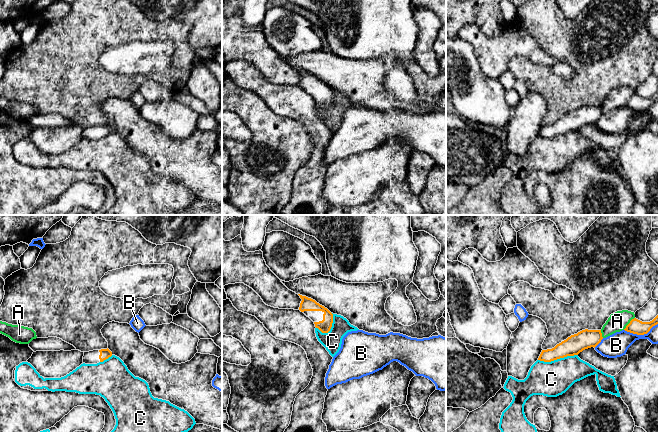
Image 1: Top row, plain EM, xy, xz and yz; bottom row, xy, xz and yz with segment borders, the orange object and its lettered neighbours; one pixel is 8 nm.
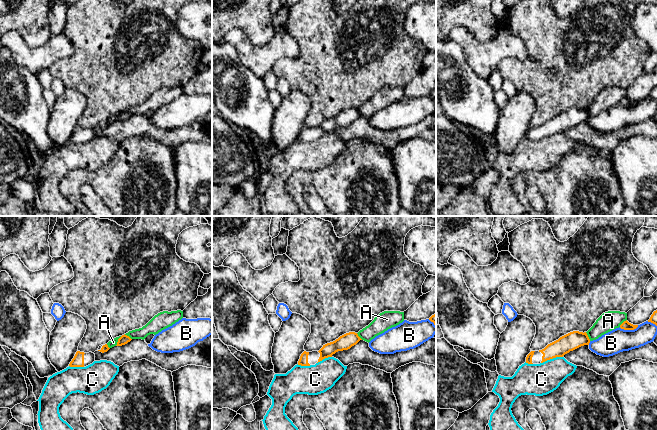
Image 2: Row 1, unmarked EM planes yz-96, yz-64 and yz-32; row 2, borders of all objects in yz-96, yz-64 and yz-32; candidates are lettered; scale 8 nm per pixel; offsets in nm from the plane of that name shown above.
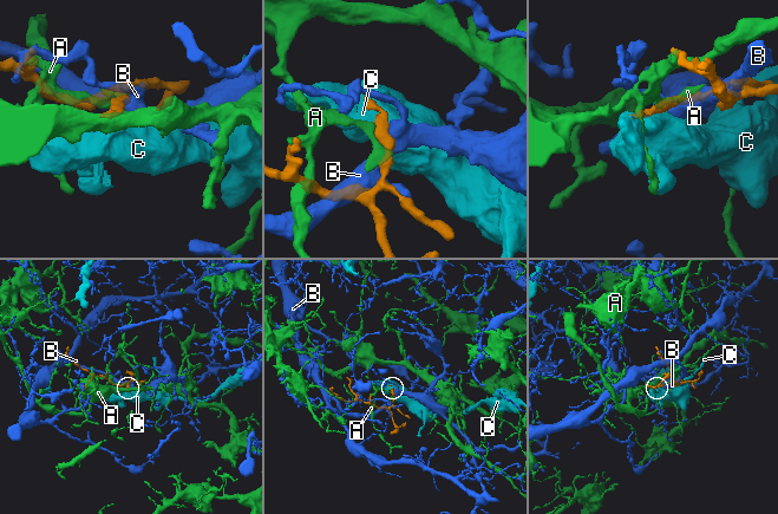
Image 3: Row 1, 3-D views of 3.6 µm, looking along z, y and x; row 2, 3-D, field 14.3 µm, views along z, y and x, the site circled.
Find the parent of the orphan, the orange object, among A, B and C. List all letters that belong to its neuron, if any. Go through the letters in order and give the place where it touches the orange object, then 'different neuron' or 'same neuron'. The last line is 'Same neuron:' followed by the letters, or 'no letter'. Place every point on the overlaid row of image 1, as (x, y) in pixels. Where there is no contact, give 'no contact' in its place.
A: yz (629, 323) | different neuron
B: yz (640, 334) | different neuron
C: yz (557, 358) | different neuron
Same neuron: no letter

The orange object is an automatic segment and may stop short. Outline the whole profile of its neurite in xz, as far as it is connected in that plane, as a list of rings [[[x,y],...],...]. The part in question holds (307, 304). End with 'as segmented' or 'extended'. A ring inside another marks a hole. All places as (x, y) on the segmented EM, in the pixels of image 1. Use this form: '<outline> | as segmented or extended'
[[[298,295],[302,299],[299,310],[309,317],[322,333],[328,333],[332,327],[333,314],[315,300]]] | extended

